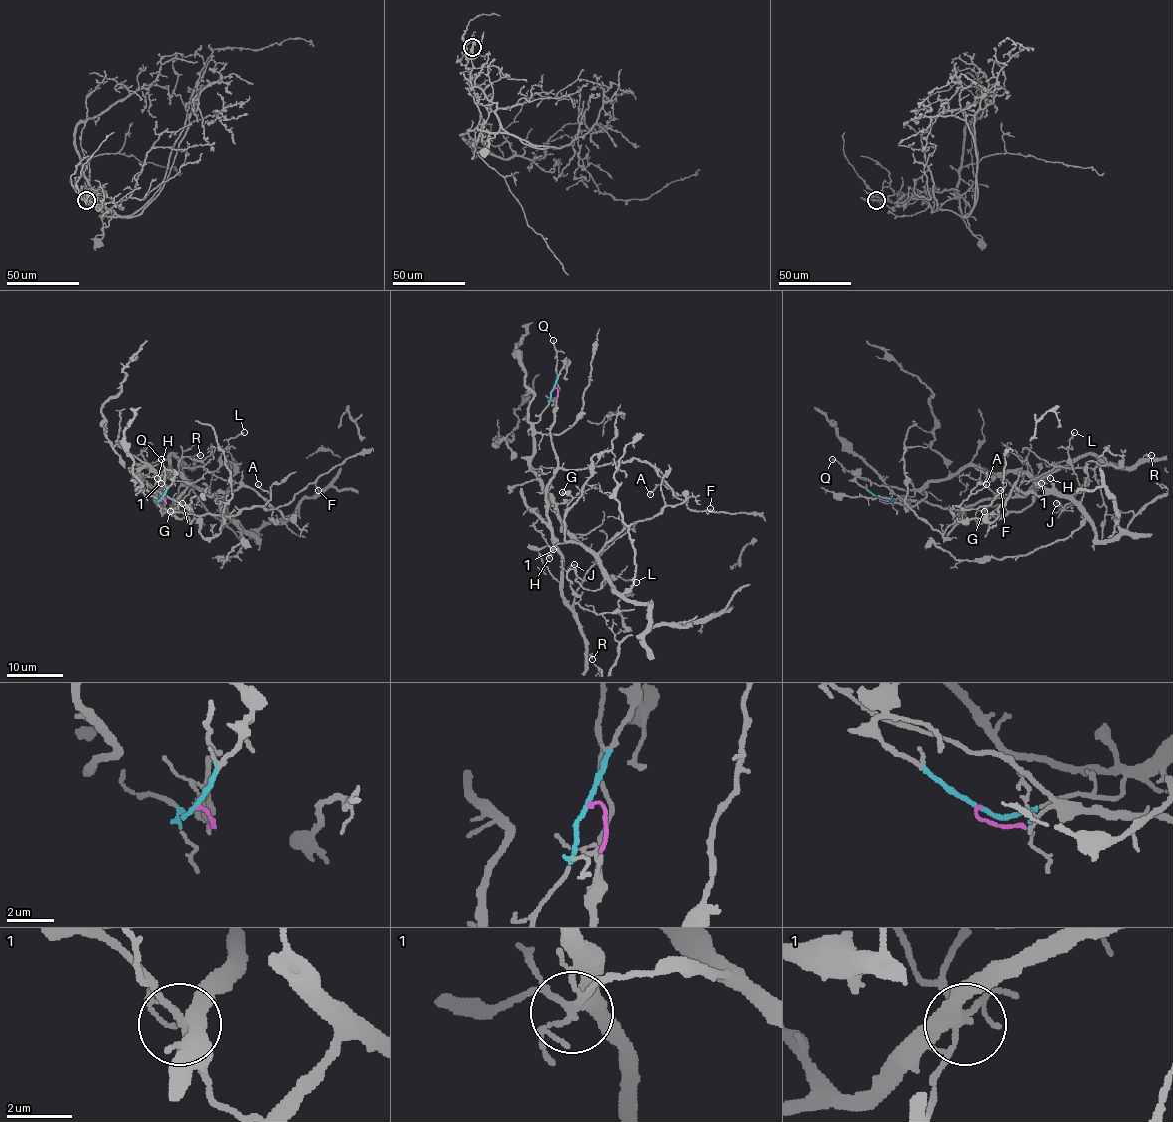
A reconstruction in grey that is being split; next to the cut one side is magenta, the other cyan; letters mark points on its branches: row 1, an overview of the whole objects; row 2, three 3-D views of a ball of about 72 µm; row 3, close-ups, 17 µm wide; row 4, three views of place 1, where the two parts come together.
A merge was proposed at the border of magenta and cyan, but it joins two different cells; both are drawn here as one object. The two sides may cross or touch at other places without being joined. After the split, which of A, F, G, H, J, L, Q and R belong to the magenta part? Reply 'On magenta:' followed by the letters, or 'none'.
On magenta: A, F, Q, R

